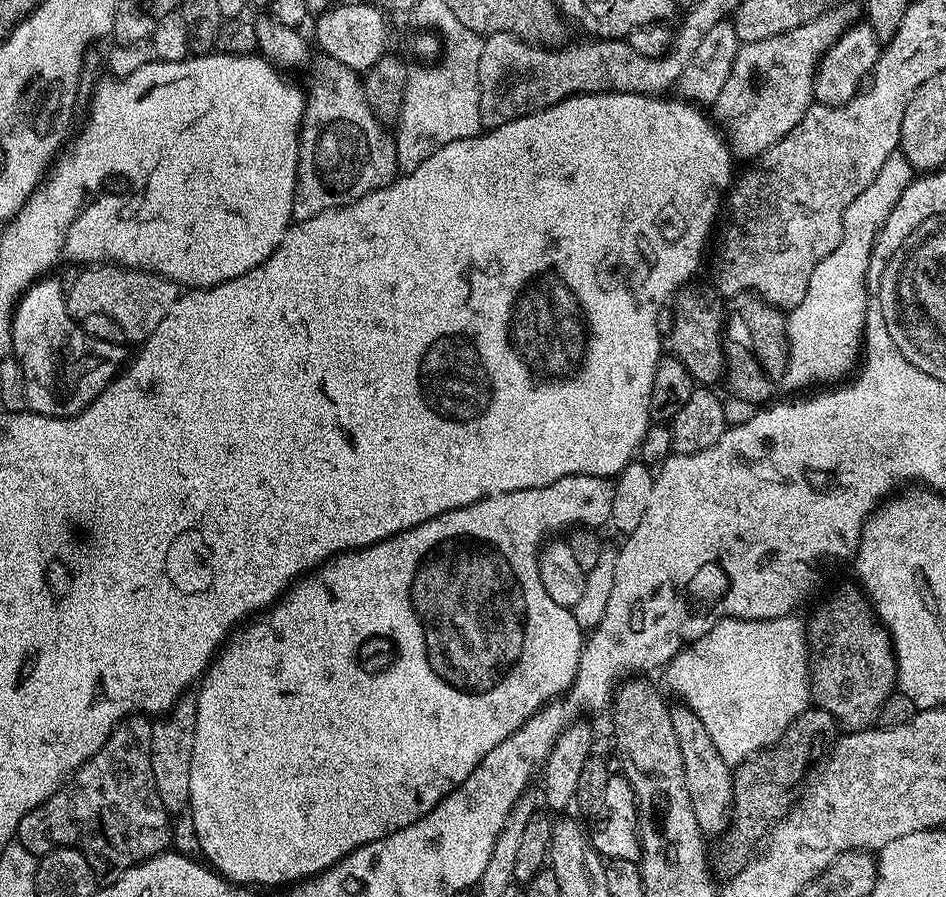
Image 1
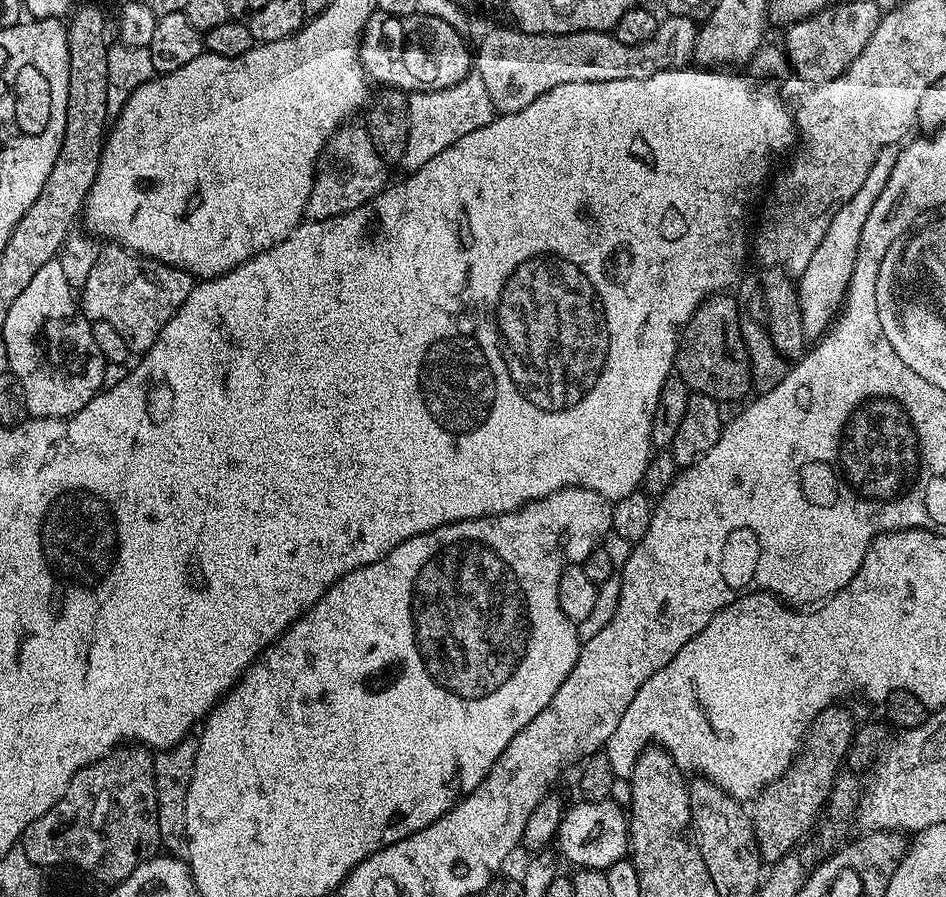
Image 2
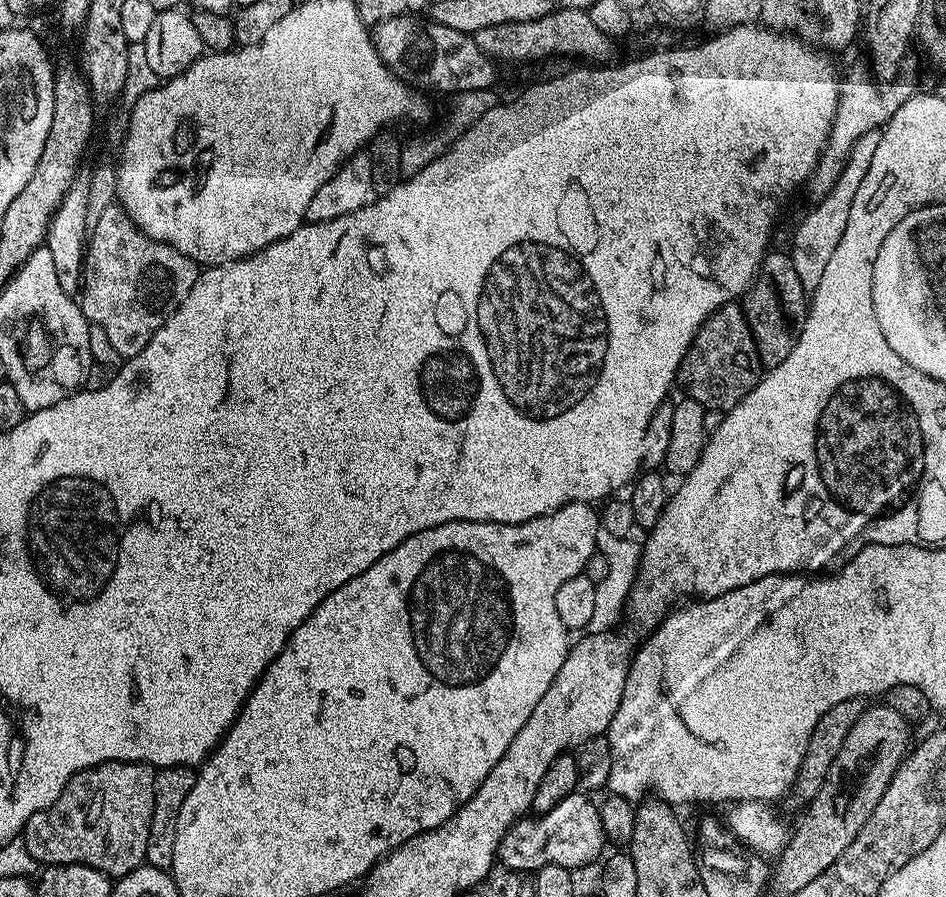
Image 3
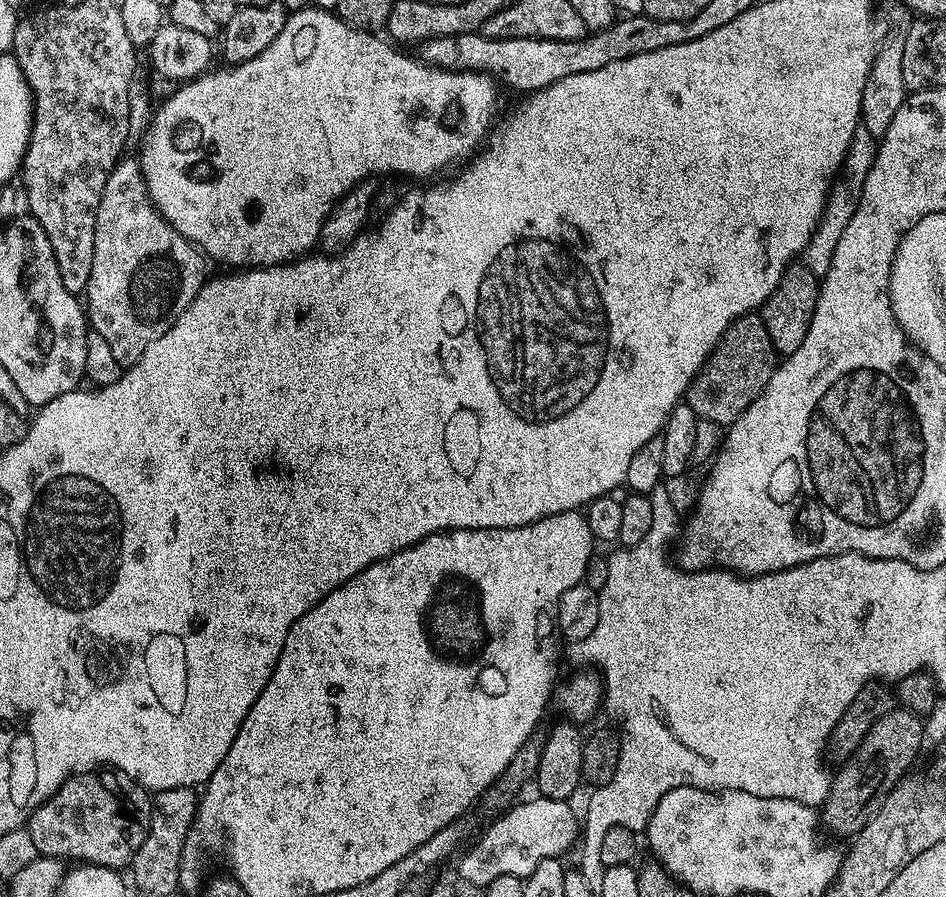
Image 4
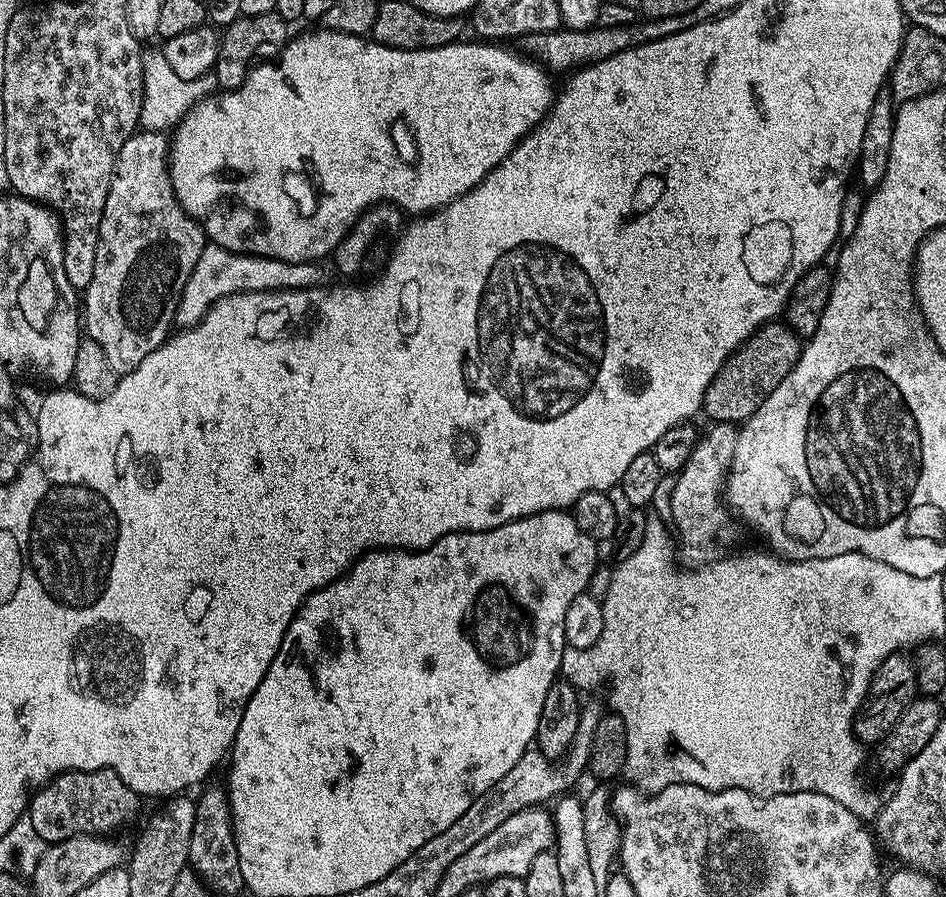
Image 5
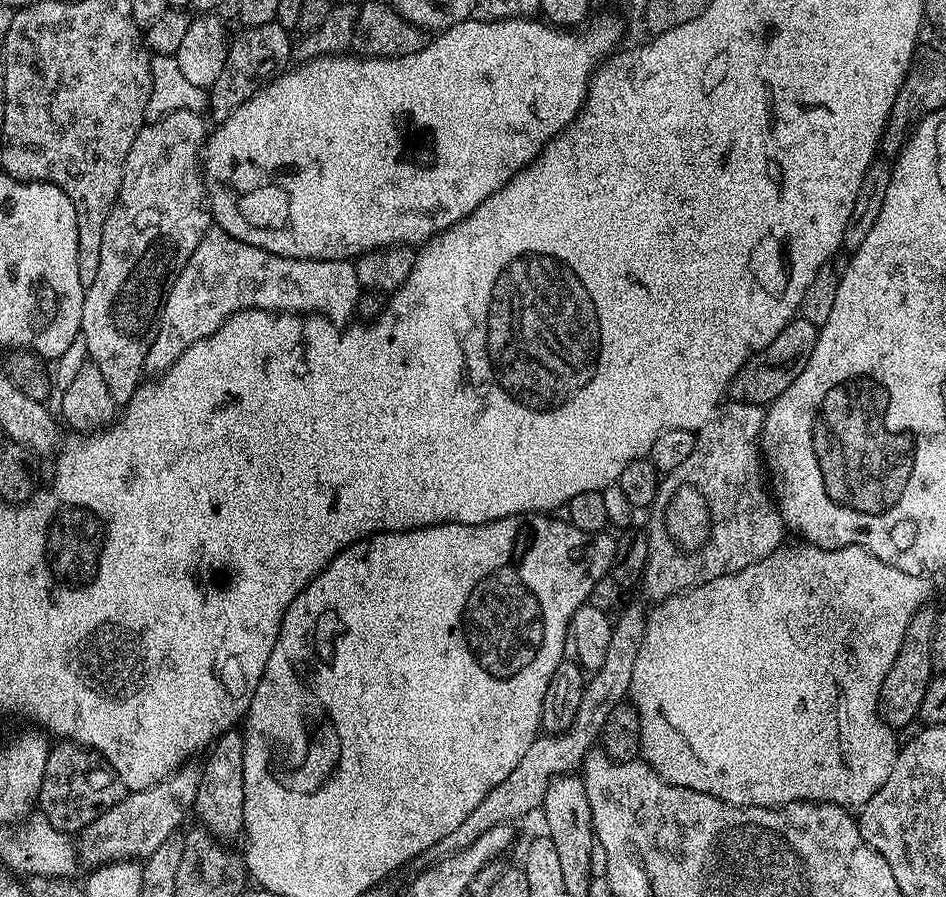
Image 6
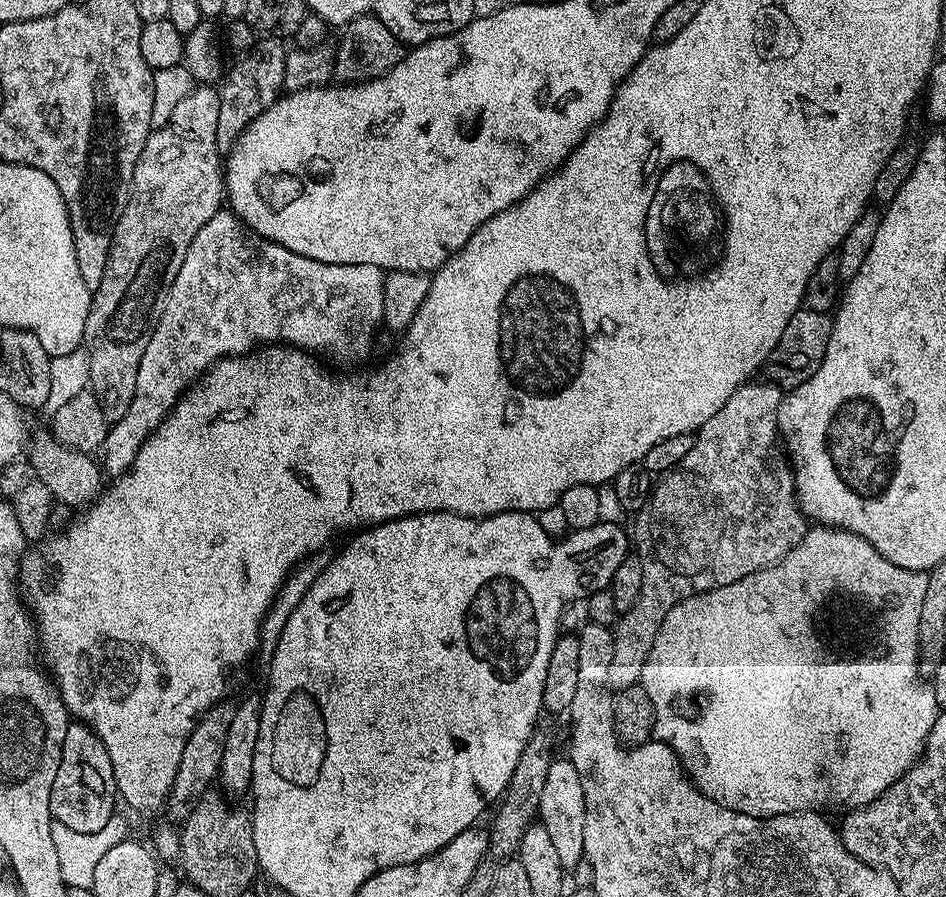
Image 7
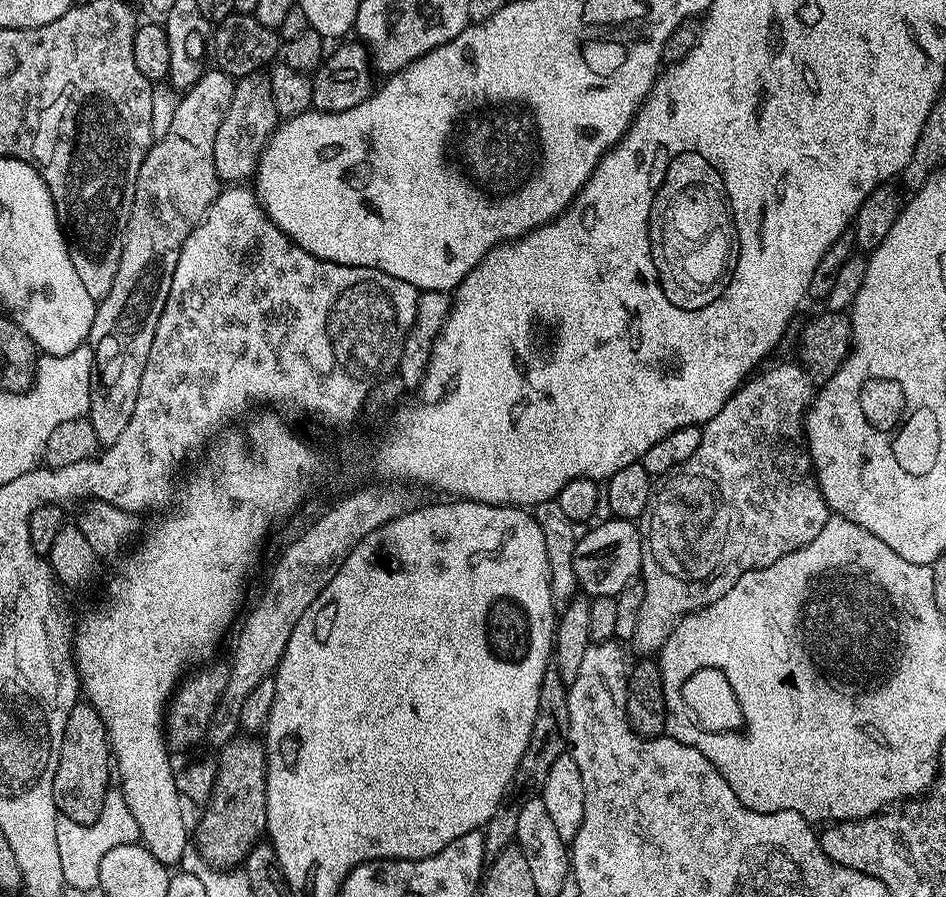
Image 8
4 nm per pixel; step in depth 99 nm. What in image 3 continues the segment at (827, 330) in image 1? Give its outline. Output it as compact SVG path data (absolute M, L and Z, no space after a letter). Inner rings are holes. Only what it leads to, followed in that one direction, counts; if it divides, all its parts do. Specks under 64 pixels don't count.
M862 155L849 156L844 164L842 174L836 180L836 185L830 191L819 197L820 205L812 208L804 216L804 221L796 228L792 236L790 255L794 262L794 270L798 270L798 278L802 278L802 286L806 290L814 290L818 282L822 282L822 270L826 270L826 262L830 262L830 254L834 254L834 246L842 238L846 230L846 222L850 218L850 206L854 202L854 194L868 168L868 161Z

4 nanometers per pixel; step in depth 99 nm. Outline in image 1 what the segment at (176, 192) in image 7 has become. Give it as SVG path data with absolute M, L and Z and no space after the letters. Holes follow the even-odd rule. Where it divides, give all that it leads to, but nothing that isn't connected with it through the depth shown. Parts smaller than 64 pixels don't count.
M97 264L85 267L76 281L66 288L70 314L83 318L90 314L110 314L118 326L122 326L129 341L143 342L158 330L158 322L170 314L178 298L178 286L173 280L156 272L142 272L139 268L122 268L118 264Z

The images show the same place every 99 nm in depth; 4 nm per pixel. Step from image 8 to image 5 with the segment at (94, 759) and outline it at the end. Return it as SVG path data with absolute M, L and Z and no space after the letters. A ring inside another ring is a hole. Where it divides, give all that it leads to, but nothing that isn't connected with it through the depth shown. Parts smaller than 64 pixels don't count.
M95 768L93 772L61 772L30 797L26 818L38 830L45 845L57 844L71 836L81 834L112 834L115 828L132 820L141 801L108 768Z

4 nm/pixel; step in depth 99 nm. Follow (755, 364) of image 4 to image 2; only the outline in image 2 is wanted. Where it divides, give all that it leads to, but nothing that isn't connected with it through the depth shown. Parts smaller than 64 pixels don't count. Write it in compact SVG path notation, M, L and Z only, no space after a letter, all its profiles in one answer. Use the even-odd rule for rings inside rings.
M717 294L708 297L694 310L678 336L675 375L686 382L689 393L706 394L718 402L724 400L743 401L748 388L753 387L752 365L748 362L748 351L740 329L740 305L735 295Z

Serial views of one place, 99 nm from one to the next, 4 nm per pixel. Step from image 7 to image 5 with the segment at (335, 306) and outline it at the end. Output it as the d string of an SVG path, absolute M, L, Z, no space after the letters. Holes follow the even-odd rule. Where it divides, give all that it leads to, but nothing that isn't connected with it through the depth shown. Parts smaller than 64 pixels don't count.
M211 242L205 243L198 263L190 270L186 286L176 307L175 323L181 329L193 328L222 298L239 292L276 292L280 288L315 288L323 285L324 272L319 263L291 264L265 256L248 256L244 252L231 252Z

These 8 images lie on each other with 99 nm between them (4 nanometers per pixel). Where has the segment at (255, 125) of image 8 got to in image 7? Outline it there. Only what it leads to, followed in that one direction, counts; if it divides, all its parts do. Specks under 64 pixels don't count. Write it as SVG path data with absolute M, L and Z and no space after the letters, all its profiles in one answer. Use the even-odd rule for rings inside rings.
M276 38L257 39L249 52L243 53L236 65L227 69L219 85L220 109L218 110L218 138L216 145L221 154L232 151L236 139L253 124L265 110L282 95L286 74L286 48Z

